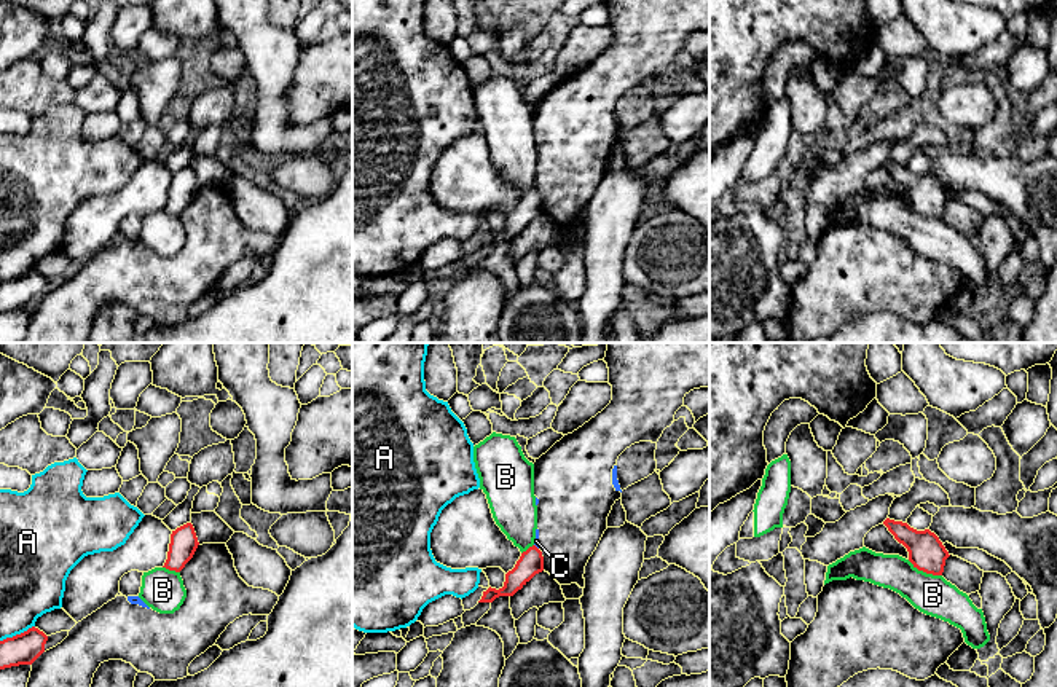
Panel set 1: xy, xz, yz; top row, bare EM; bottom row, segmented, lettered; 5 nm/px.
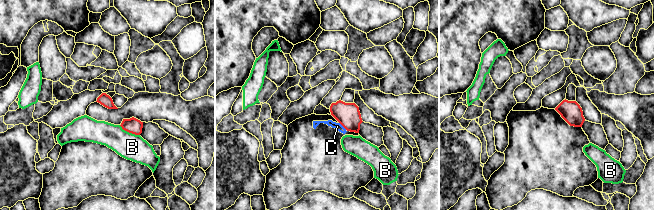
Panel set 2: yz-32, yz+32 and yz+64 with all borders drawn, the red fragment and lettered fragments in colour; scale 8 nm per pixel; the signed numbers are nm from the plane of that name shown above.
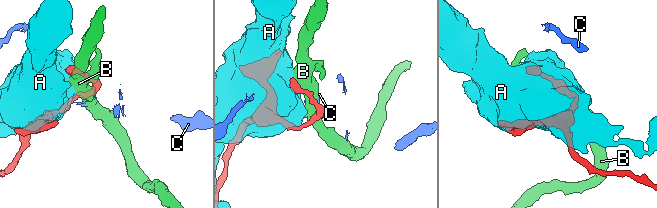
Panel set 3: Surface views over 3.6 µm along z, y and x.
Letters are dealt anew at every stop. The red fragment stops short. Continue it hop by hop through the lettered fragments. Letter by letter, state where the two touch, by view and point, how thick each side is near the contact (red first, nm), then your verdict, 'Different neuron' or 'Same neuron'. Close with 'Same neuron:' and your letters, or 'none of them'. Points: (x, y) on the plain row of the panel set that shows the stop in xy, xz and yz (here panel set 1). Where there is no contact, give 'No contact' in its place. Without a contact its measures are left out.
A: Touches red at xy (16, 278). Thickness 160 nm (red) against 300 nm. Different neuron
B: Touches red at yz (925, 214). Thickness 180 nm (red) against 200 nm. Different neuron
C: Touches red at xz (536, 190). Thickness 130 nm (red) against 30 nm. Different neuron
Same neuron: none of them

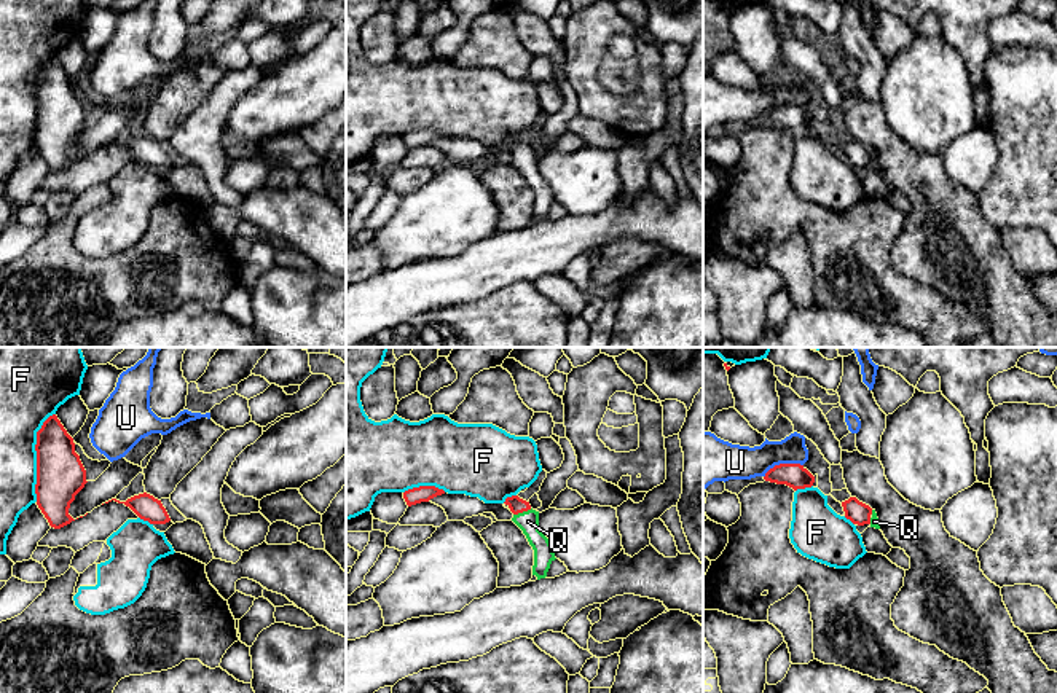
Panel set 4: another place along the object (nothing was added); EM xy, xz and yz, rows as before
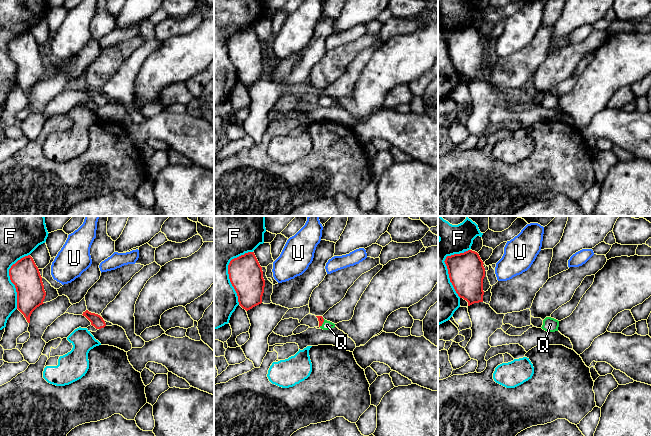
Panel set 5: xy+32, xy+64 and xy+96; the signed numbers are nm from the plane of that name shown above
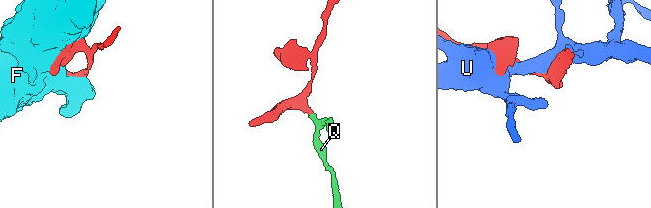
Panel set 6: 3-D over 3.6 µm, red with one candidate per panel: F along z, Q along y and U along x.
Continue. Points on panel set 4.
F: Touches red at xy (37, 99). Thickness 240 nm (red) against 240 nm. Different neuron
Q: Touches red at xz (522, 155). Thickness 80 nm (red) against 110 nm. Same neuron
U: Touches red at yz (781, 107). Thickness 120 nm (red) against 180 nm. Different neuron
Same neuron: Q

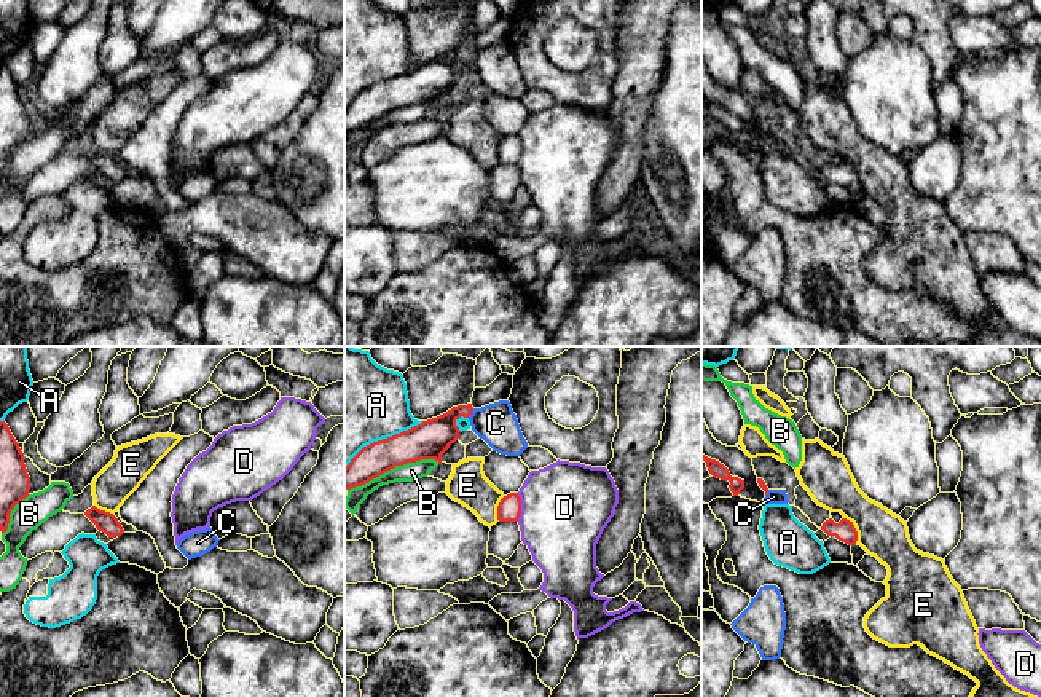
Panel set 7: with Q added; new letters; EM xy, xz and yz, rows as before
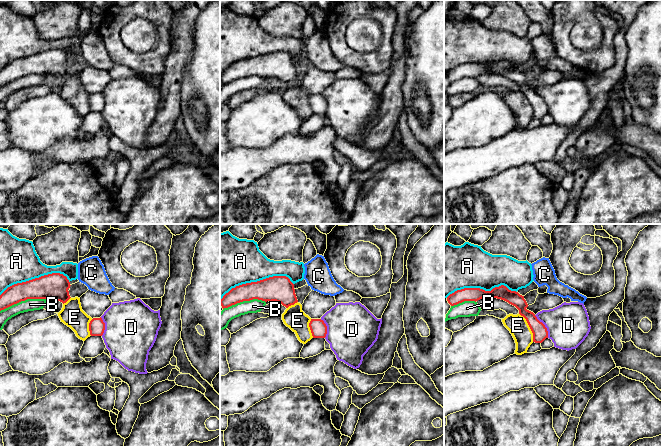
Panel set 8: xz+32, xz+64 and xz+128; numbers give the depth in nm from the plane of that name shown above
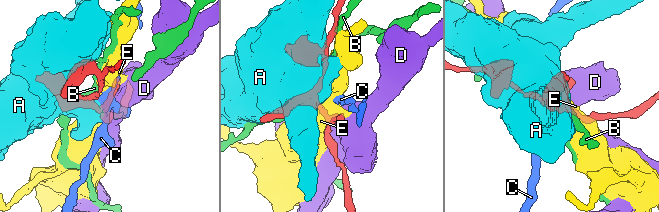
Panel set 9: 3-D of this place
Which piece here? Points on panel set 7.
A: Touches red at xz (383, 82). Thickness 190 nm (red) against 460 nm. Different neuron
B: Touches red at xz (392, 110). Thickness 190 nm (red) against 90 nm. Different neuron
C: Touches red at xz (471, 56). Thickness 190 nm (red) against 200 nm. Different neuron
D: Touches red at xz (520, 150). Thickness 120 nm (red) against 440 nm. Different neuron
E: Touches red at yz (855, 173). Thickness 110 nm (red) against 240 nm. Different neuron
Same neuron: none of them

